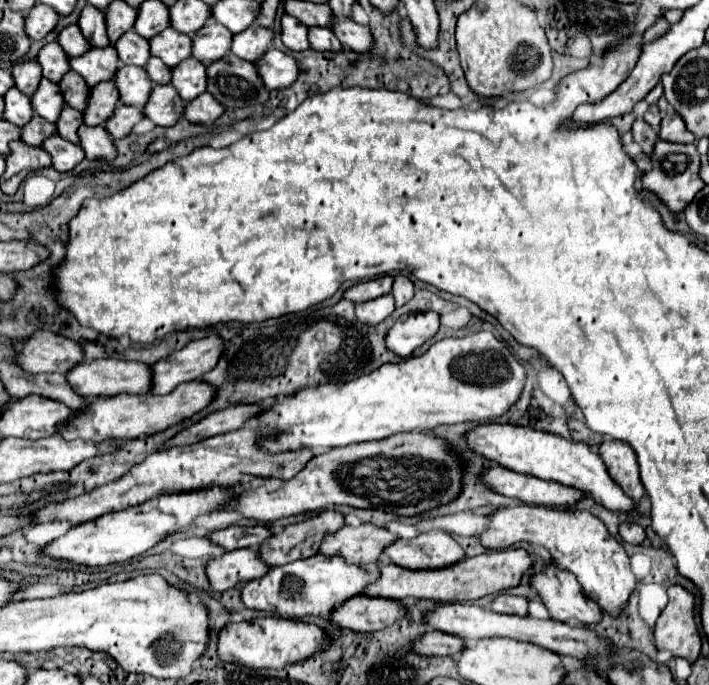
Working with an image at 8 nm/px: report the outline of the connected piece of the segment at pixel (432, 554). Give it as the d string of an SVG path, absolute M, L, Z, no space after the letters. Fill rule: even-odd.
M429 530L429 532L423 532L419 534L417 538L411 538L411 540L395 540L393 544L389 544L389 548L385 548L383 552L385 556L391 558L391 562L403 566L403 568L409 568L409 570L427 570L427 568L443 568L443 566L449 566L449 564L455 564L459 562L465 552L461 550L461 546L447 534L447 532L441 532L441 530Z

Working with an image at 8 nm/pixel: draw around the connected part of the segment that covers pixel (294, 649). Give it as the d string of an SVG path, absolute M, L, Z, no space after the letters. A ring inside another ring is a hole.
M259 616L247 622L229 622L219 630L219 638L217 638L217 656L221 656L221 660L225 662L237 662L241 666L247 668L283 668L285 664L295 664L299 660L309 658L311 654L315 654L317 650L321 650L321 646L325 644L325 632L313 624L305 624L299 620L289 620L289 618L279 618L279 616Z

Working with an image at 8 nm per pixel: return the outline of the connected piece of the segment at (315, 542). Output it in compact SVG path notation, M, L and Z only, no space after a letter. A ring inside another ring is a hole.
M321 510L315 518L307 518L299 524L289 524L283 532L269 536L265 544L259 544L259 556L267 566L279 566L293 560L309 558L317 552L323 534L335 532L343 526L343 516L335 510Z

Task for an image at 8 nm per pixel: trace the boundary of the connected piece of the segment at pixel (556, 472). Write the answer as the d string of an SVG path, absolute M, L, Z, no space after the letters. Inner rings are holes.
M487 422L487 424L477 424L473 430L469 430L465 434L465 442L471 452L481 454L483 458L495 464L501 464L515 472L533 474L543 480L557 480L561 484L589 492L595 502L603 504L613 512L629 512L633 508L633 500L625 496L625 492L609 478L599 452L595 452L583 440L575 442L571 438L563 438L547 430L535 430L531 426Z

